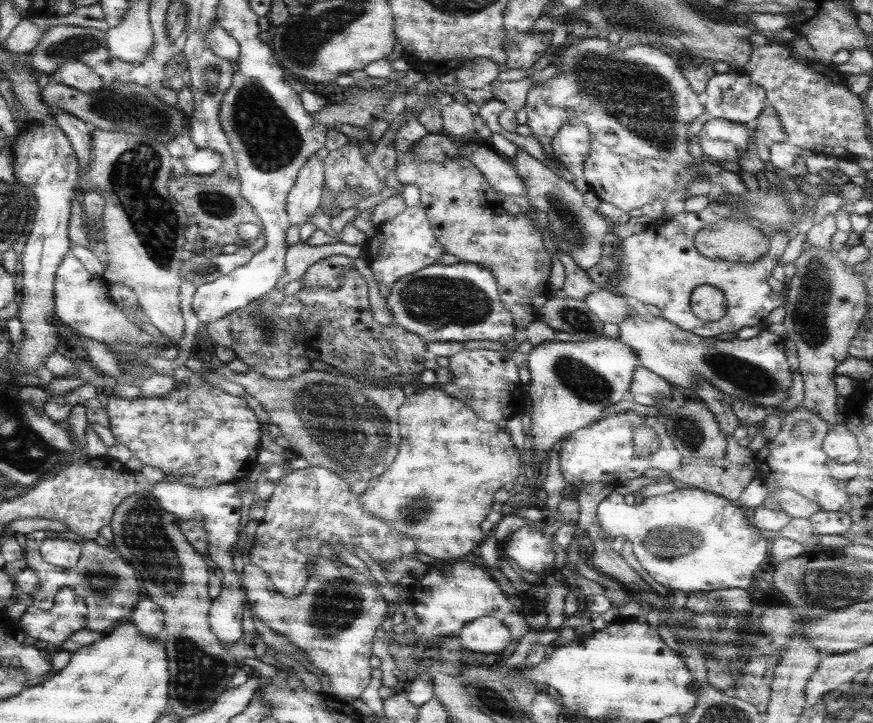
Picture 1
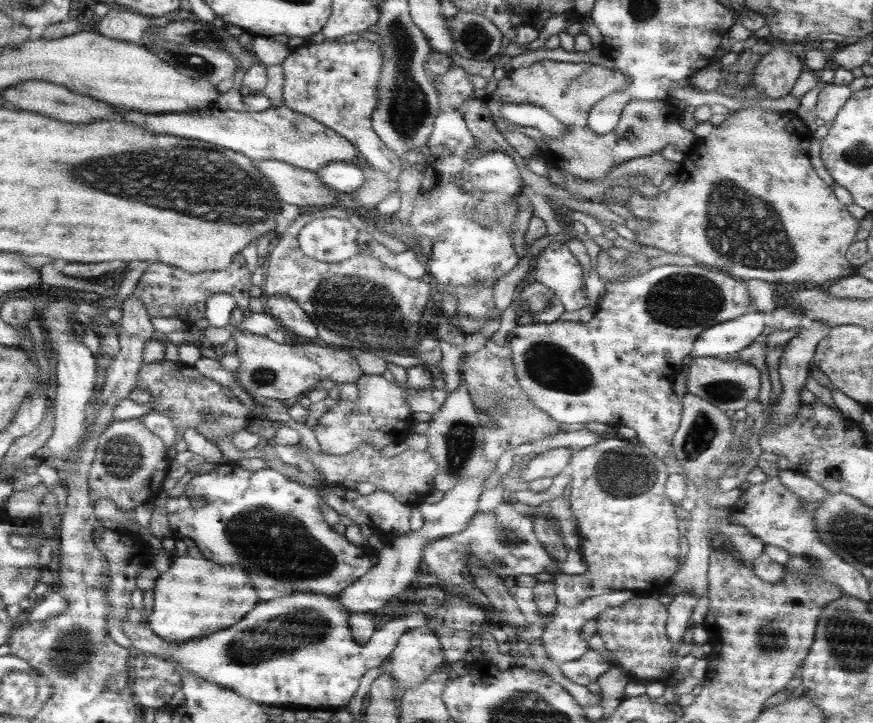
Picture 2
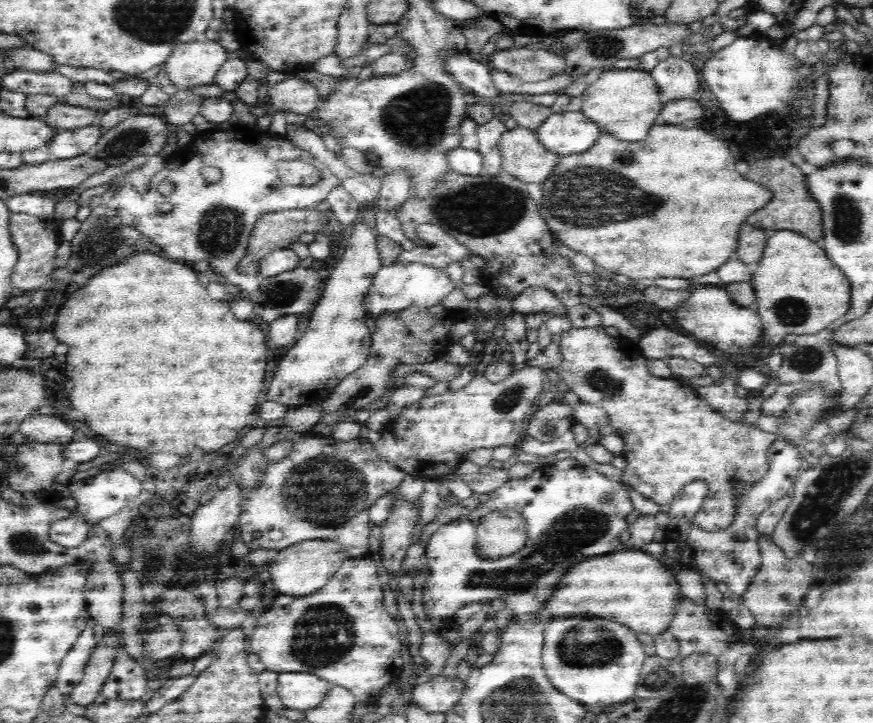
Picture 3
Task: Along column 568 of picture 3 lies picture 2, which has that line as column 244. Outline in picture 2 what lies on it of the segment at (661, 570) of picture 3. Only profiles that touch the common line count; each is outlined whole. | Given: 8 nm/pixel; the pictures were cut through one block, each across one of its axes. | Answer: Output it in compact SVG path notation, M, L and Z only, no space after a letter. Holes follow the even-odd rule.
M179 556L155 582L153 612L147 624L153 634L161 636L170 645L176 645L227 628L229 624L241 620L255 604L257 594L253 592L243 568L213 564L205 558Z

